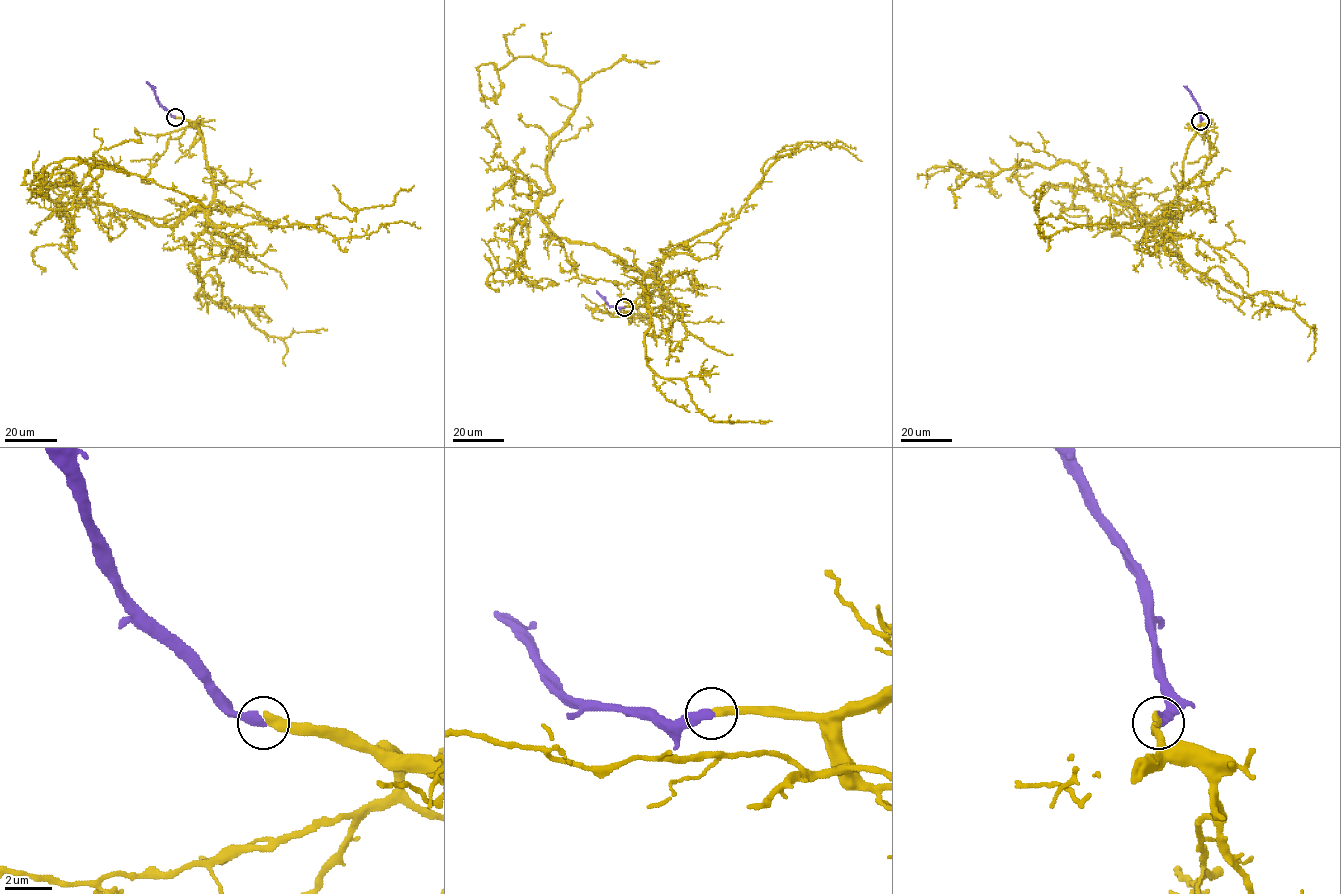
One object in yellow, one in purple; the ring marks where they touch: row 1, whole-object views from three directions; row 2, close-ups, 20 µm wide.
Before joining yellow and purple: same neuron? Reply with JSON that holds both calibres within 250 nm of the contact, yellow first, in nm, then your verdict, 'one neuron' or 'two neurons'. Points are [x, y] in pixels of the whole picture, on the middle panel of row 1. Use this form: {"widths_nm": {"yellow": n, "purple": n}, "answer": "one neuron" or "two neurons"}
{"widths_nm": {"yellow": 400, "purple": 400}, "answer": "one neuron"}

